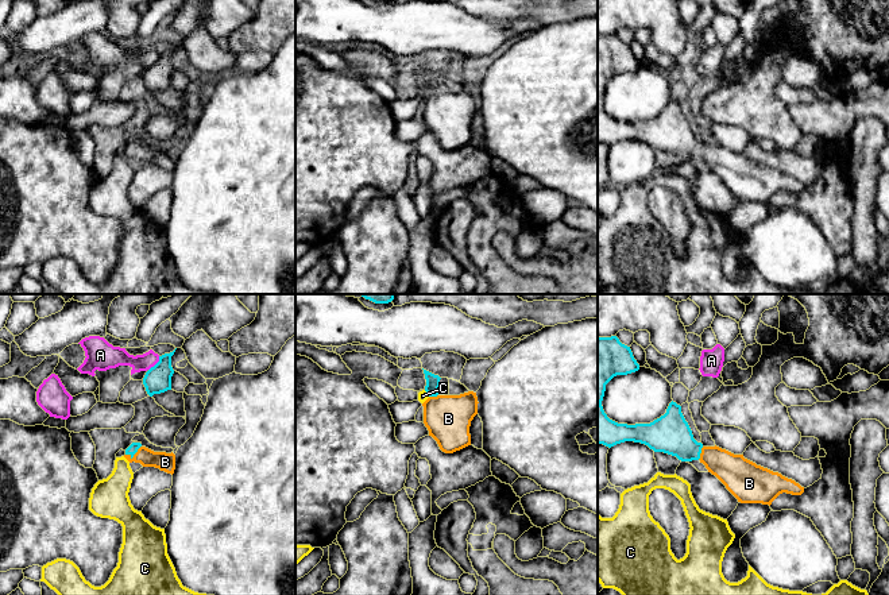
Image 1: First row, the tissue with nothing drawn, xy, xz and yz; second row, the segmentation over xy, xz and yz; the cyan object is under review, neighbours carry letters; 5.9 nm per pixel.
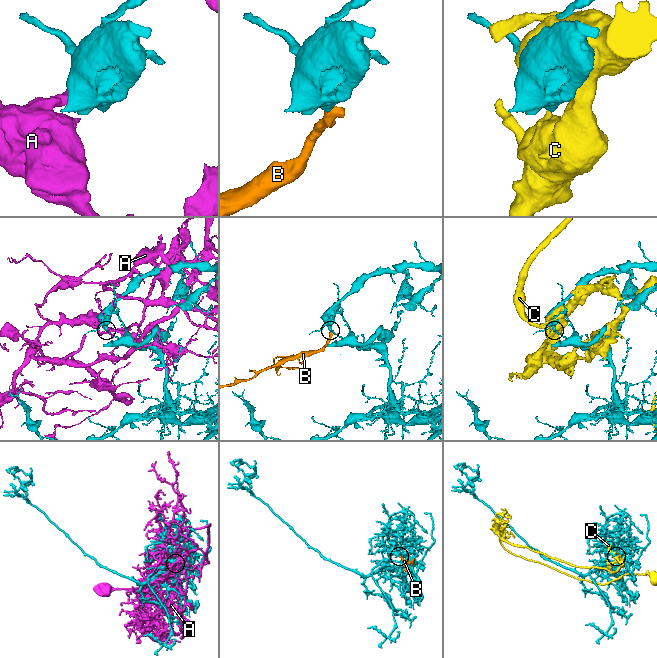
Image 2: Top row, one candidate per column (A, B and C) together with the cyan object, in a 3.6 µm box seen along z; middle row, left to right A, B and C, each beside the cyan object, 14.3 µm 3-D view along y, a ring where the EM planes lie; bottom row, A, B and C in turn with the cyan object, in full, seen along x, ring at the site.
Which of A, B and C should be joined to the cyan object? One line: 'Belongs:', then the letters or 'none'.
Belongs: B

